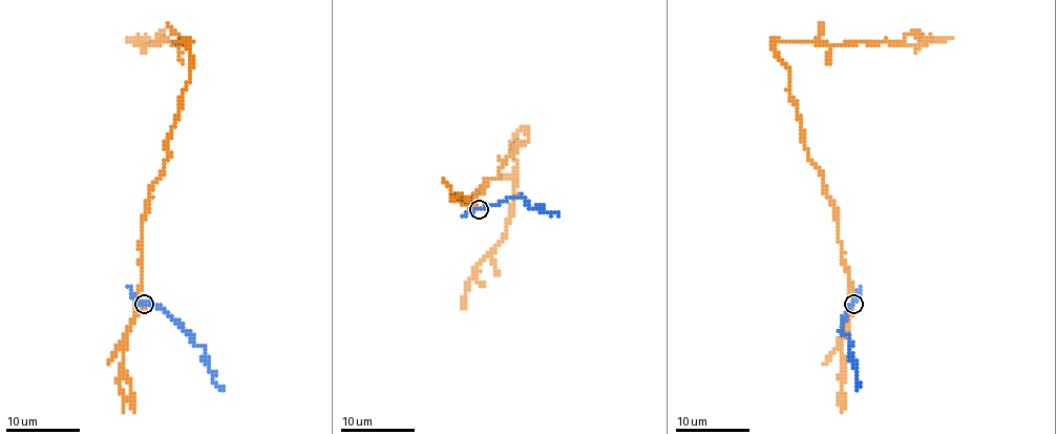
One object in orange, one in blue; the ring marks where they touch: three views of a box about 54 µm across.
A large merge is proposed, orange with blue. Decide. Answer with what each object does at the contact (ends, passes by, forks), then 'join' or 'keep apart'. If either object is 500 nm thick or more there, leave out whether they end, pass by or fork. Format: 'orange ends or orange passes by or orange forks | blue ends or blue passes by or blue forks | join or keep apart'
orange ends | blue passes by | keep apart

